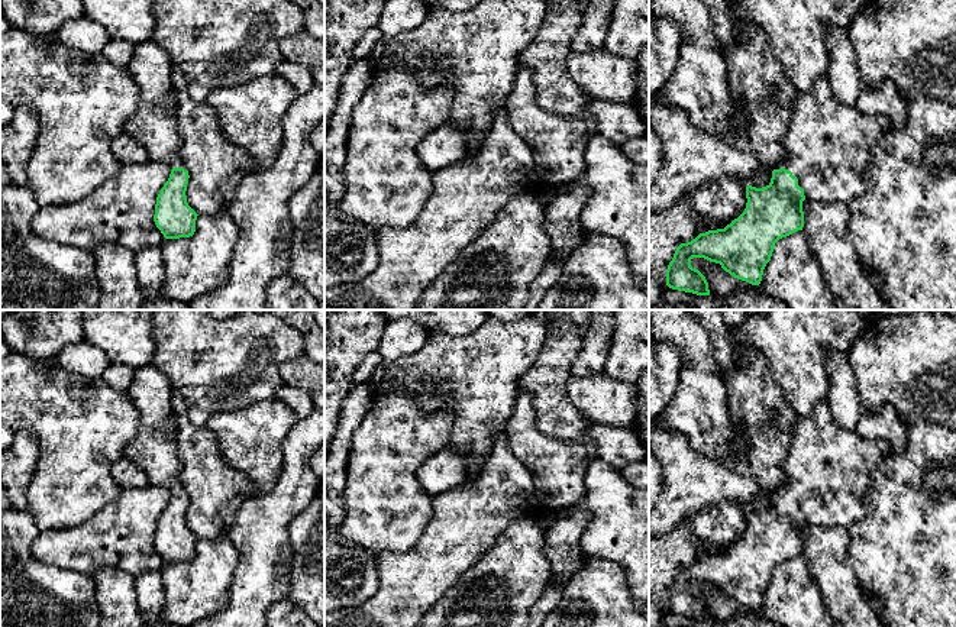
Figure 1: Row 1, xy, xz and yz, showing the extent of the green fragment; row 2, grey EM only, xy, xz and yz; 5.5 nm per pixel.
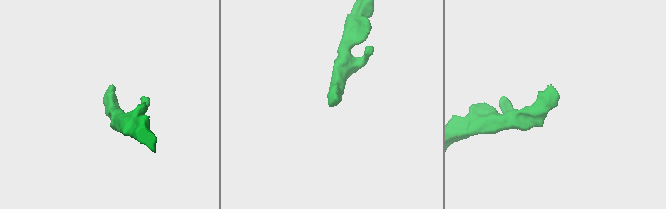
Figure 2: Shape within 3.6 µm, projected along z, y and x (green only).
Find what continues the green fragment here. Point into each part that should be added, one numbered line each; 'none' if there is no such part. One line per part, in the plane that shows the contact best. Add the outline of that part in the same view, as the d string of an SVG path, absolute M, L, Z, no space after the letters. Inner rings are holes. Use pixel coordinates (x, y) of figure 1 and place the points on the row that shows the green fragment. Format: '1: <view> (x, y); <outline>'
1: yz (827, 144); M818 77L808 91L795 94L782 139L785 156L773 169L791 171L808 201L849 204L869 188L865 174L871 151L889 132L888 117L866 116L856 106L840 103L833 96L827 77Z

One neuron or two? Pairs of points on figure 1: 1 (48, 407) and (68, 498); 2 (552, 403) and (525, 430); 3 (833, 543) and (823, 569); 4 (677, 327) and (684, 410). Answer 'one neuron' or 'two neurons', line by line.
1: one neuron
2: two neurons
3: one neuron
4: one neuron

